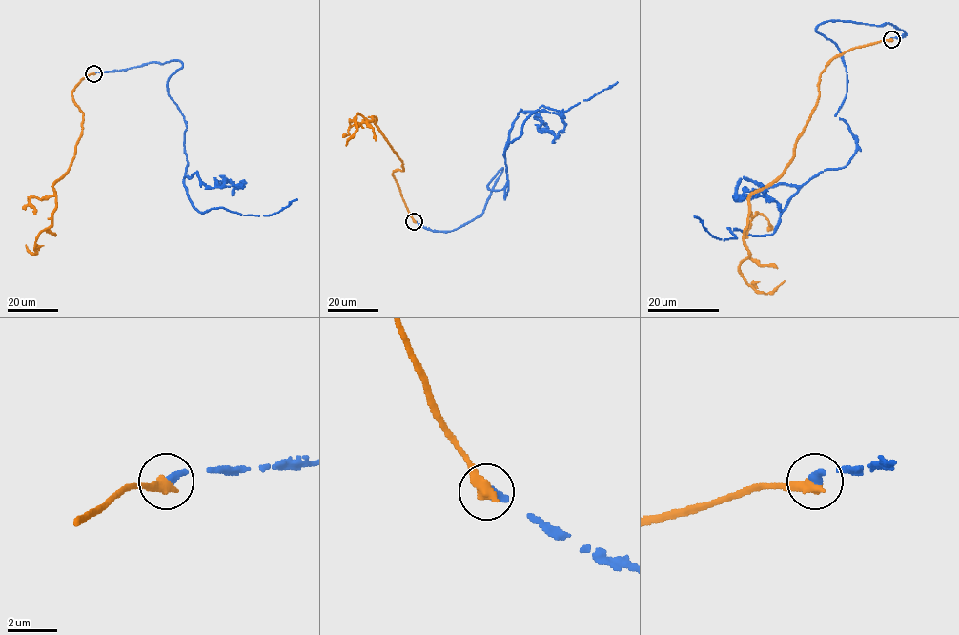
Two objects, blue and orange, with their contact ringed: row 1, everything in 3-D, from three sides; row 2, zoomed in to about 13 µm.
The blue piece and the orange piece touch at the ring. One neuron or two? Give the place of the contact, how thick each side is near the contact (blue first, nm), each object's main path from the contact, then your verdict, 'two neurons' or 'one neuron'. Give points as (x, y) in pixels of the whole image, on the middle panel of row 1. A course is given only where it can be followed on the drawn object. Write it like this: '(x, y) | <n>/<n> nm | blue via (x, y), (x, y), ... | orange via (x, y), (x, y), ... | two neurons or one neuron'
(414, 221) | 320/550 nm | blue via (414, 221), (473, 220), (501, 168), (488, 188), (507, 182), (507, 194), (504, 151), (523, 122), (617, 81) | orange via (414, 221), (393, 175), (403, 170), (402, 162), (377, 119), (357, 113), (356, 132), (346, 145) | one neuron

